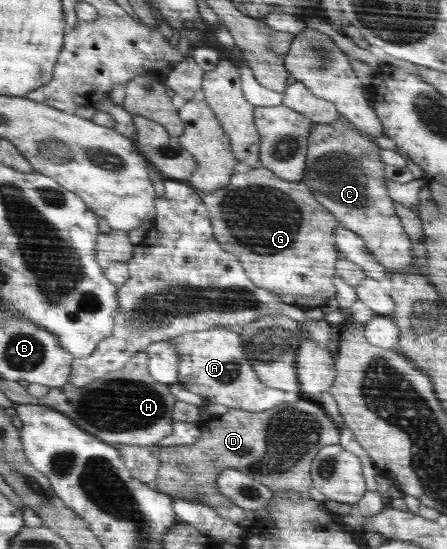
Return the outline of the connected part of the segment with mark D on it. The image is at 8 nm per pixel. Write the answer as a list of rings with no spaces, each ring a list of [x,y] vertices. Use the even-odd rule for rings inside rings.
[[[299,399],[291,403],[280,403],[271,410],[251,412],[241,409],[229,408],[225,415],[213,415],[211,419],[198,422],[202,429],[202,437],[191,446],[167,446],[159,449],[158,475],[153,486],[165,495],[174,499],[189,499],[202,501],[223,519],[243,526],[247,518],[243,508],[235,505],[228,497],[219,495],[215,489],[218,476],[222,471],[237,469],[253,477],[258,483],[265,484],[273,493],[285,494],[285,492],[299,492],[301,496],[309,497],[309,489],[312,487],[312,478],[309,469],[313,458],[323,447],[340,443],[340,430],[322,407],[309,399]]]

